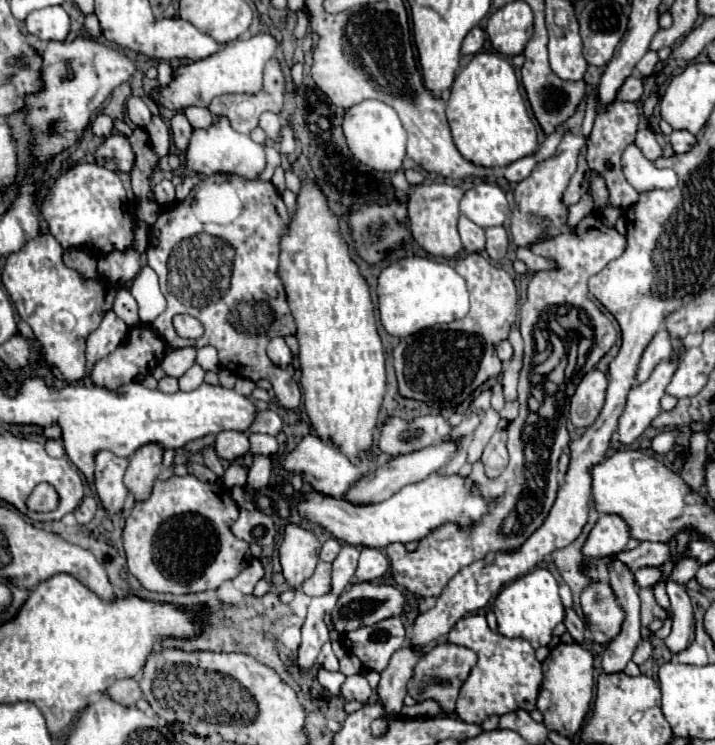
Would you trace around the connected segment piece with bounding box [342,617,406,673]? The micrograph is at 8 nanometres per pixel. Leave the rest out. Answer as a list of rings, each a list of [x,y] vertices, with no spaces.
[[[390,617],[370,627],[360,627],[342,637],[344,647],[356,655],[366,669],[384,671],[396,649],[406,641],[406,631],[400,617]]]

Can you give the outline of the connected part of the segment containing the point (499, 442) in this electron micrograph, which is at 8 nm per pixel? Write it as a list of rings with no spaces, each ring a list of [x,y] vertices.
[[[500,419],[498,431],[492,435],[492,439],[488,441],[488,445],[484,447],[484,453],[482,453],[482,465],[484,465],[484,471],[486,471],[486,475],[490,479],[498,477],[508,465],[508,449],[506,449],[508,435],[506,435],[506,427],[508,427],[508,421]]]

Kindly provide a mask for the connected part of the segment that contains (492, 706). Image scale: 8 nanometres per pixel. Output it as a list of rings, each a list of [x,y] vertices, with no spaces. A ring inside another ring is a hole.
[[[466,615],[452,627],[448,641],[464,645],[478,655],[478,663],[462,685],[456,701],[456,715],[462,721],[482,725],[488,715],[504,715],[514,709],[532,711],[536,707],[536,697],[542,685],[542,669],[540,661],[534,657],[532,645],[526,639],[508,639],[494,633],[484,615]]]

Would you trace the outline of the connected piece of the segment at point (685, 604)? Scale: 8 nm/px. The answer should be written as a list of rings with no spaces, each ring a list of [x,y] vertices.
[[[668,581],[668,597],[670,597],[674,619],[672,619],[672,633],[666,639],[666,647],[672,653],[680,653],[682,649],[686,649],[688,639],[690,639],[690,627],[694,621],[692,605],[690,605],[686,587],[674,581]]]

